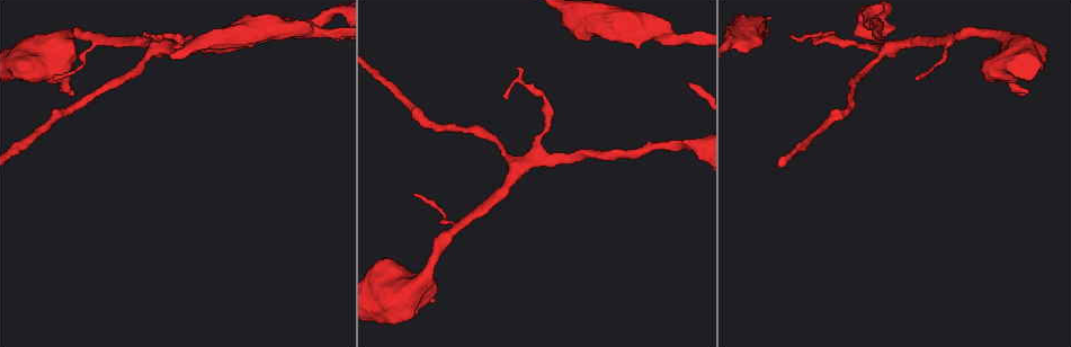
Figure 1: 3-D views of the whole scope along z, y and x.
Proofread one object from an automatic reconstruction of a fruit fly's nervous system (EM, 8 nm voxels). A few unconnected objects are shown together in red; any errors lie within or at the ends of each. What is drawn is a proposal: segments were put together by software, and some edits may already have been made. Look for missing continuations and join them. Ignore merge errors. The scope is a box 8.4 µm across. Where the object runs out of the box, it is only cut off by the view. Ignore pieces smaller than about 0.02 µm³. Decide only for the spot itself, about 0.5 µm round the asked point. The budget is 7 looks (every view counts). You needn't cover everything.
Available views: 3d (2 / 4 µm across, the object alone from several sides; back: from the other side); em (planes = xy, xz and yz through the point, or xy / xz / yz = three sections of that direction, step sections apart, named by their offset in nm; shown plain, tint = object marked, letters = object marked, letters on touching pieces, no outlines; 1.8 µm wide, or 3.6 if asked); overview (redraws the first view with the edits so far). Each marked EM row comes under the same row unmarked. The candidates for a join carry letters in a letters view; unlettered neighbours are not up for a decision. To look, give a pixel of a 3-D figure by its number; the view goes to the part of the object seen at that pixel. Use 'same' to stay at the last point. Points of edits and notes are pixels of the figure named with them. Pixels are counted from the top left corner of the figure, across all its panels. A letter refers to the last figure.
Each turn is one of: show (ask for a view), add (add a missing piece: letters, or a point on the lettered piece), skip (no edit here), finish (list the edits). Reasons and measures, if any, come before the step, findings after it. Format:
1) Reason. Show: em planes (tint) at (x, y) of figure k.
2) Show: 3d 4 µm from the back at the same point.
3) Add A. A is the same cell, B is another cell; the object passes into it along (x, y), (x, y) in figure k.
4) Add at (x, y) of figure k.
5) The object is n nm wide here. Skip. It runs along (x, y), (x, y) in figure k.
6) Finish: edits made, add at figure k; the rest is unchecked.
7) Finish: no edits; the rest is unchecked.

Calibre changes. Show: 3d 4 µm at (576, 14) of figure 1.

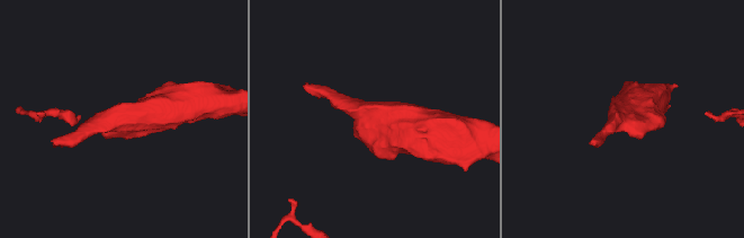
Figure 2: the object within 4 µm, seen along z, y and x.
The arms are 220, 650 nm wide; now the EM. Show: em 3.6 µm planes (tint) at (625, 121) of figure 2.

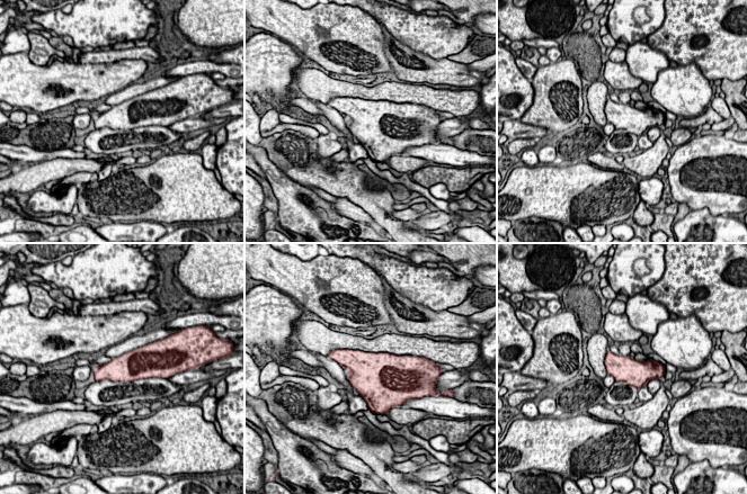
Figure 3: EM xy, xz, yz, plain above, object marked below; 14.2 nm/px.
Show: em 3.6 µm planes (letters) at the same point.

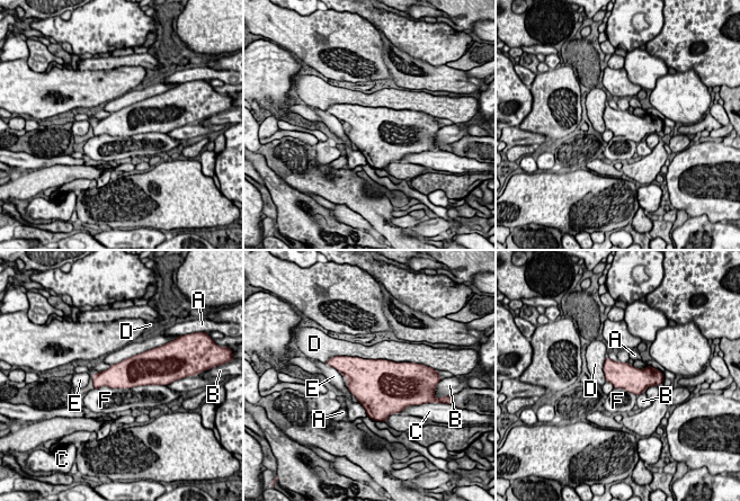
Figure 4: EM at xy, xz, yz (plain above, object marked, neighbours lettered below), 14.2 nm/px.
The object is 360 nm wide here. Skip. A, B, C, D, E and F are other cells; none of them fits.

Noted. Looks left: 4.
Tapers out. Show: em 3.6 µm planes (letters) at (820, 32) of figure 1.

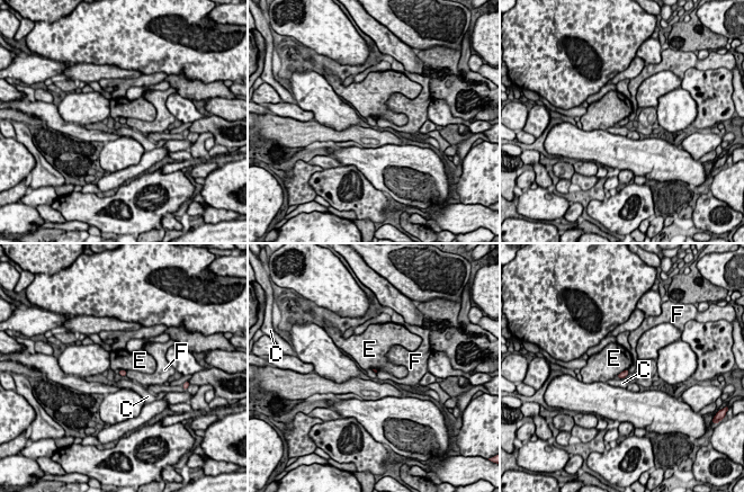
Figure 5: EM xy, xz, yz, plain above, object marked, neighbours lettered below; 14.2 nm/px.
Skip. C, E and F are other cells; no lettered piece goes on from it.

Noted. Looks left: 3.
Tapers out. Show: 3d 4 µm at (915, 78) of figure 1.

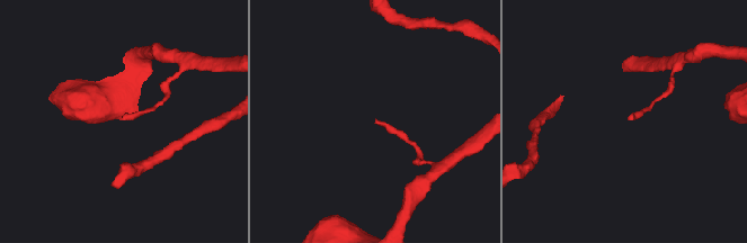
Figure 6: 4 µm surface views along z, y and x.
Shape alone is not enough. Show: em planes (letters) at (378, 120) of figure 6.

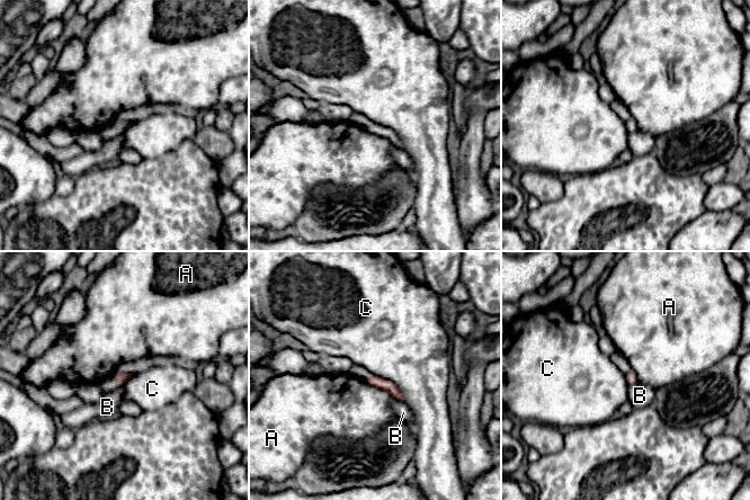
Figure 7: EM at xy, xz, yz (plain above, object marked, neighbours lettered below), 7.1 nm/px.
The object is 80 nm wide here; the longest contact is with C, 340 nm. Skip. A, B and C are other cells; none of them fits.

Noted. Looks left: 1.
Finish: no edits; the rest is unchecked.

